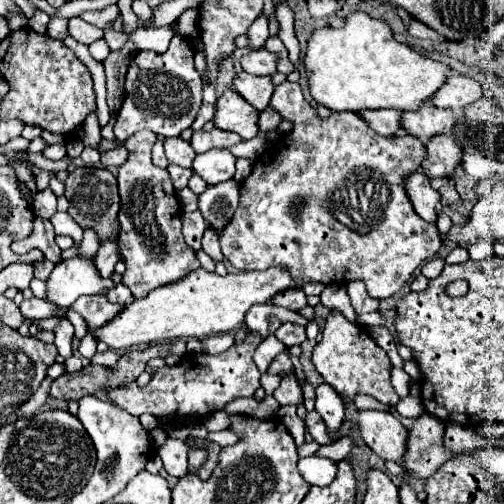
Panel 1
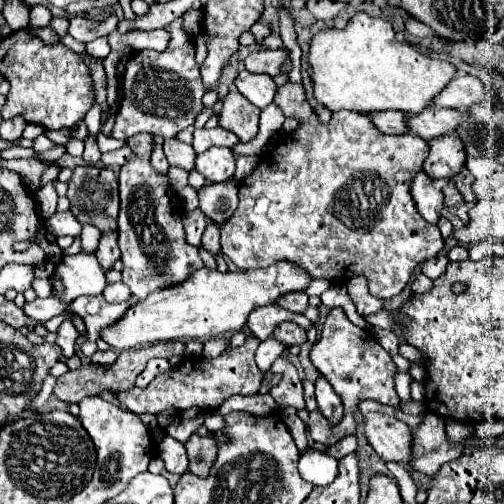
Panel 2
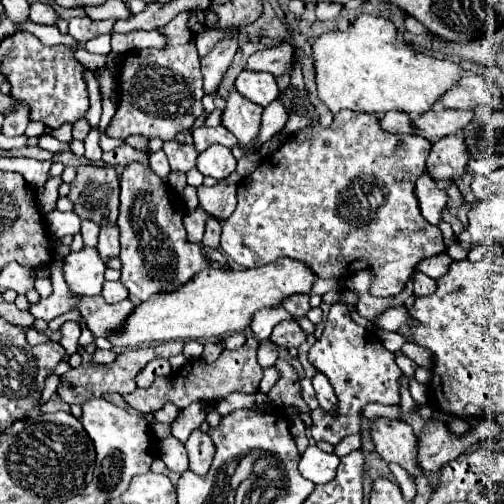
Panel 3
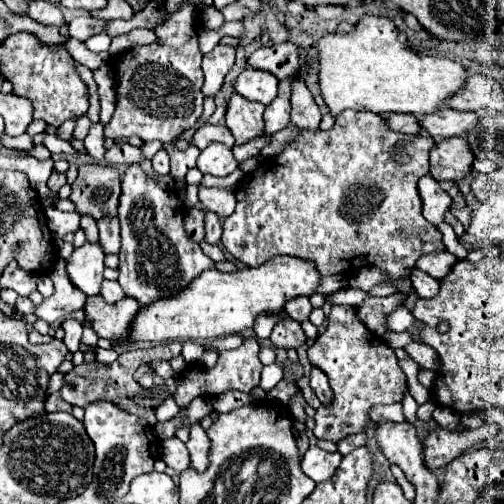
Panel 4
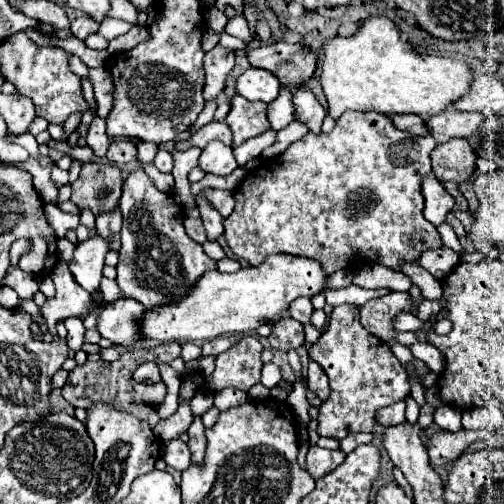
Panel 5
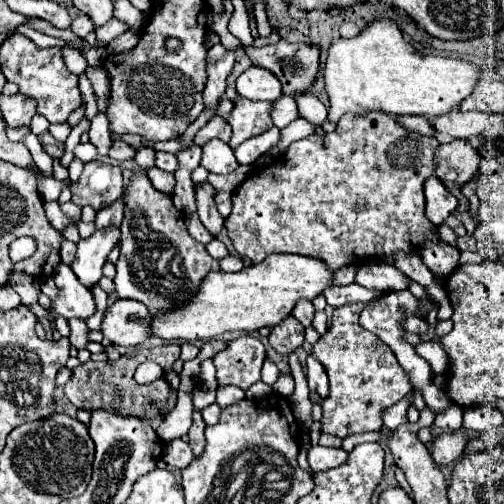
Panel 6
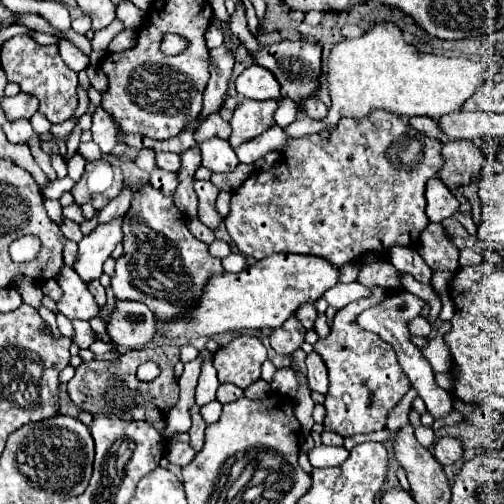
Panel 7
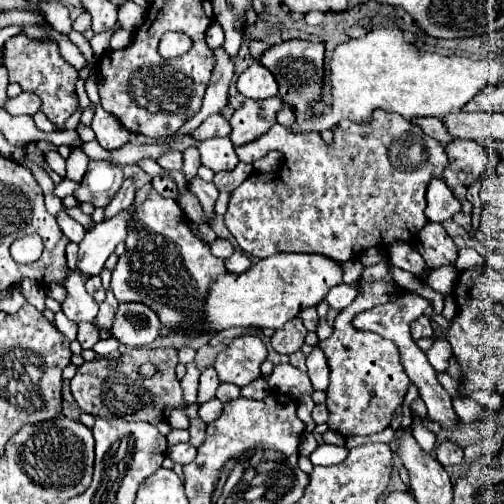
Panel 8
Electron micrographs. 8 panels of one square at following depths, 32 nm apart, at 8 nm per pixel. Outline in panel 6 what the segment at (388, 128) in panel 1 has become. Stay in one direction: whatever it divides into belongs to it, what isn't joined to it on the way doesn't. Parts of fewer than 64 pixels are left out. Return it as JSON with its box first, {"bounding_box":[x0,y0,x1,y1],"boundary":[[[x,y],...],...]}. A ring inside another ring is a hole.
{"bounding_box":[396,116,434,136],"boundary":[[[396,116],[396,122],[410,132],[416,132],[422,136],[434,136],[432,124],[428,124],[428,120],[424,116]]]}

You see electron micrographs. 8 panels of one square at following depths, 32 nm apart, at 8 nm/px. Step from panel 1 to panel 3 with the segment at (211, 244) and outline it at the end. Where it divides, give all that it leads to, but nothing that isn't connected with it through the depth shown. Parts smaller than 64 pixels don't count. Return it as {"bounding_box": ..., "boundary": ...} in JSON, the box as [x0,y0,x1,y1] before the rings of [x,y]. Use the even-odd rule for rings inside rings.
{"bounding_box":[202,218,220,248],"boundary":[[[208,218],[206,222],[206,232],[202,238],[202,244],[208,248],[220,248],[220,222]]]}

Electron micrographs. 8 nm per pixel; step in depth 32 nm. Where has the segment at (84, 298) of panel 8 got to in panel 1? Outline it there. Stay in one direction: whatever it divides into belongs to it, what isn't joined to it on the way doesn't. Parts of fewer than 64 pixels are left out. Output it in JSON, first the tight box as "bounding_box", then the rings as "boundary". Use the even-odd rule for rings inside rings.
{"bounding_box":[20,298,58,320],"boundary":[[[30,298],[30,300],[24,300],[20,304],[20,314],[26,320],[30,320],[30,318],[36,318],[36,320],[50,318],[54,314],[54,310],[58,310],[58,308],[52,308],[50,304],[44,304],[44,300],[40,300],[40,298]]]}

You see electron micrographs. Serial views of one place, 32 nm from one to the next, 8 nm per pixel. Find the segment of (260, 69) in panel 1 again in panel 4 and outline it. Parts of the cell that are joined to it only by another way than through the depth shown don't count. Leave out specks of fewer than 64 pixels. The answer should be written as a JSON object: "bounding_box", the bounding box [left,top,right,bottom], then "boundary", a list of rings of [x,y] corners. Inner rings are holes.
{"bounding_box":[248,42,302,80],"boundary":[[[282,42],[256,50],[248,58],[248,66],[254,70],[266,70],[278,80],[284,80],[294,78],[302,70],[302,58],[292,42]]]}

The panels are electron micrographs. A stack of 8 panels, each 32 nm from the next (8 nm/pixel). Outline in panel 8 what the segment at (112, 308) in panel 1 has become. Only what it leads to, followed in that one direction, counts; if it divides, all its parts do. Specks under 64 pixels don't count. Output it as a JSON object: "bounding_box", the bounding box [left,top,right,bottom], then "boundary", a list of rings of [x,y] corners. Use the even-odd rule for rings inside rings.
{"bounding_box":[110,302,160,348],"boundary":[[[122,302],[114,316],[110,334],[120,344],[132,348],[148,346],[160,334],[160,320],[146,304]]]}

